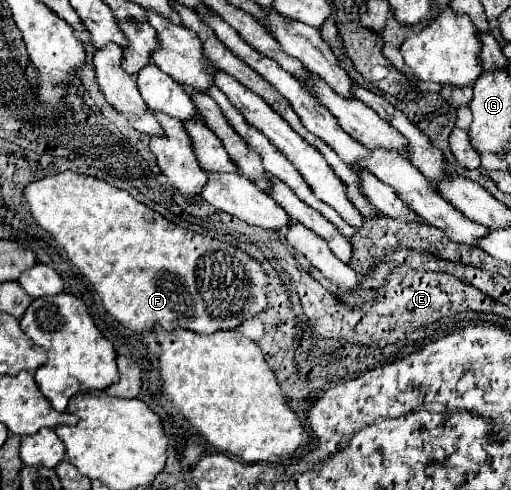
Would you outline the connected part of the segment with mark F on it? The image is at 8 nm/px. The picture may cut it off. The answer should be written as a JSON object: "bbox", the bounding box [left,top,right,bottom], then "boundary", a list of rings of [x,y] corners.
{"bbox":[23,170,269,334],"boundary":[[[65,170],[57,176],[31,182],[25,188],[23,204],[31,210],[35,222],[65,248],[69,260],[91,280],[105,310],[129,330],[149,332],[155,324],[161,324],[165,330],[179,326],[199,334],[213,334],[219,330],[233,330],[269,308],[265,290],[269,284],[267,272],[253,256],[239,252],[233,246],[229,250],[227,242],[169,222],[161,214],[131,198],[125,190],[119,190],[95,176]]]}

